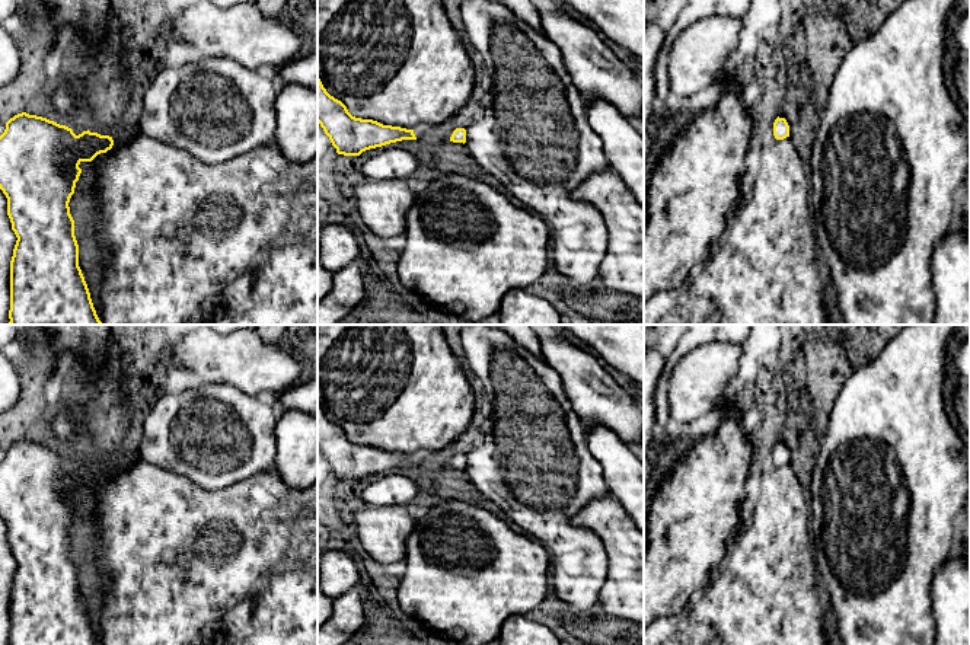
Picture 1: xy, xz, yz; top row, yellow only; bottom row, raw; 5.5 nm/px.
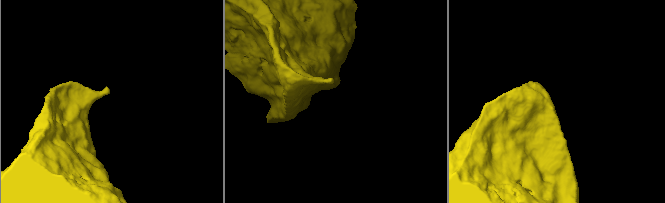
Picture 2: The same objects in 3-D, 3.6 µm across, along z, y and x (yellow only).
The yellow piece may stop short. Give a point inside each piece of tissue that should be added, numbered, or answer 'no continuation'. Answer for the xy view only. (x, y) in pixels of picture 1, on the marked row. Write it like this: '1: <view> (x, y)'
no continuation

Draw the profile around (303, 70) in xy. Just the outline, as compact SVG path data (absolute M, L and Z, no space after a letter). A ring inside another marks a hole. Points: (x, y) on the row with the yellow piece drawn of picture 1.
M318 52L299 57L280 67L280 77L284 84L296 83L318 93Z

